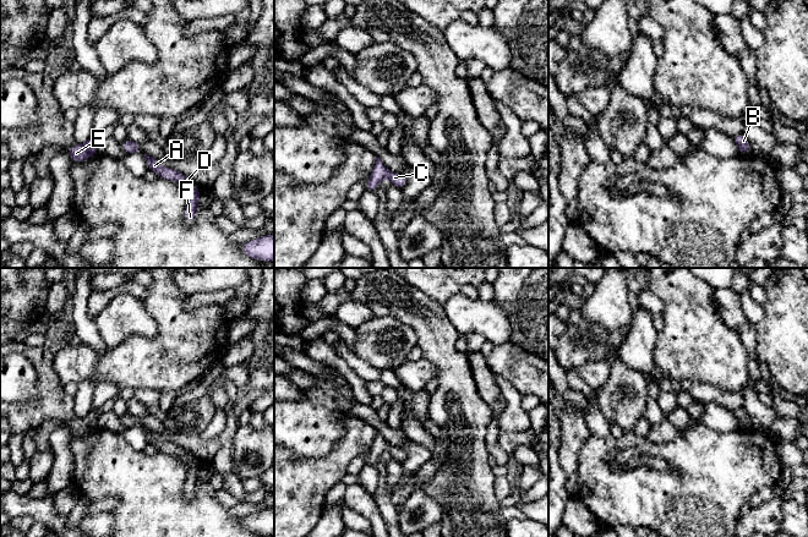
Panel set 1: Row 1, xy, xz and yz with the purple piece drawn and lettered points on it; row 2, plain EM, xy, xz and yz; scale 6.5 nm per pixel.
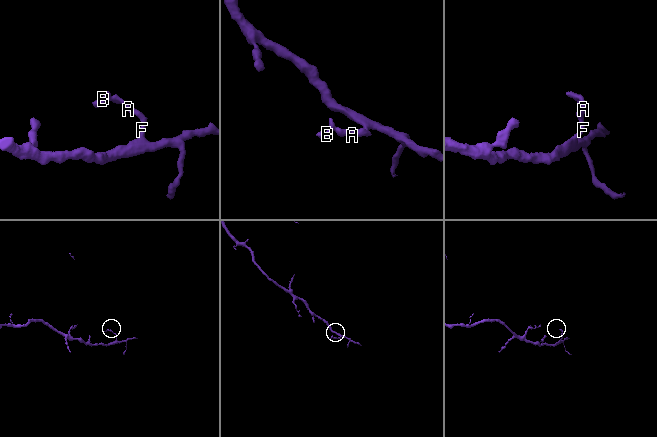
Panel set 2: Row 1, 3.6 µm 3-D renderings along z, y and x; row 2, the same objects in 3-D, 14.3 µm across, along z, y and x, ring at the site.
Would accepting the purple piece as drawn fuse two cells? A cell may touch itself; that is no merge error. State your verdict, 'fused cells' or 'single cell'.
single cell

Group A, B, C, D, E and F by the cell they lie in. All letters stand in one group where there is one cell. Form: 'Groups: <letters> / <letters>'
Groups: A B C D E F

